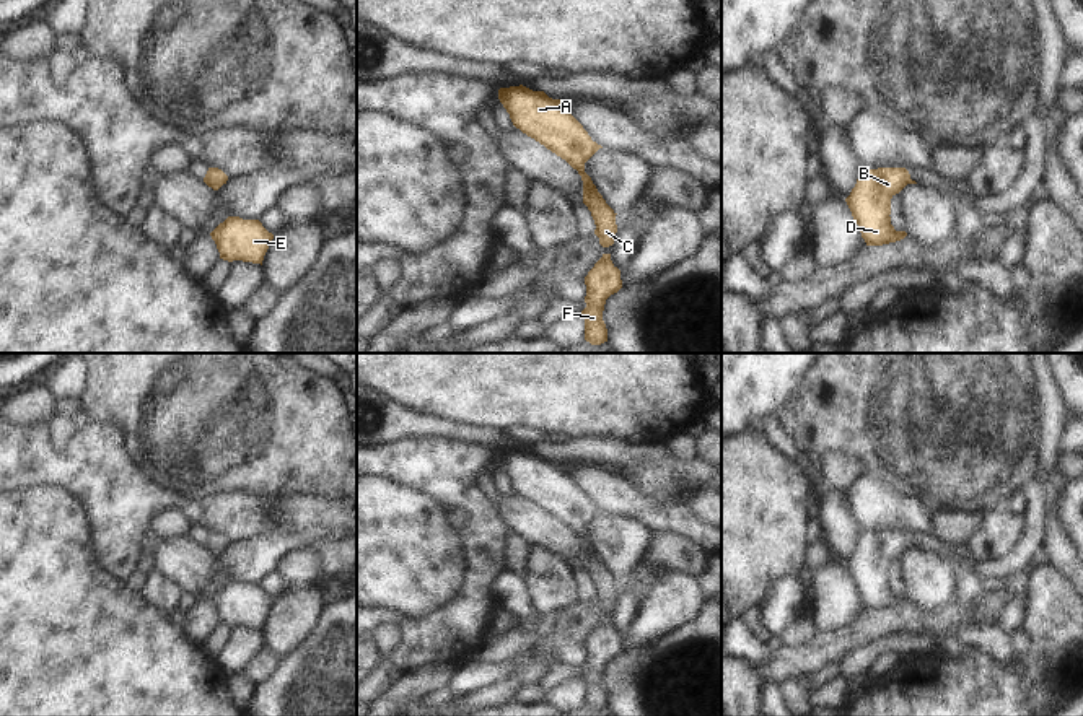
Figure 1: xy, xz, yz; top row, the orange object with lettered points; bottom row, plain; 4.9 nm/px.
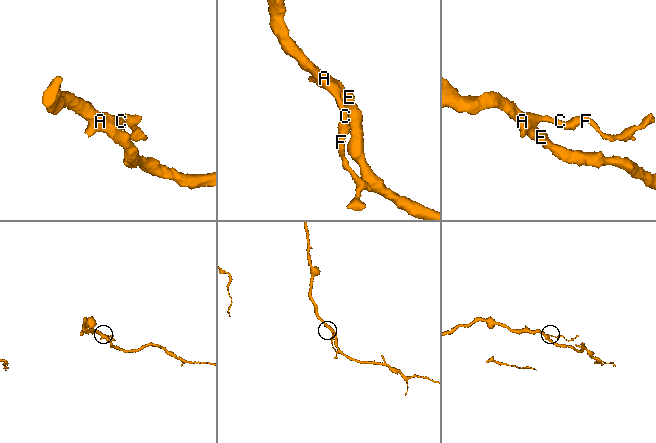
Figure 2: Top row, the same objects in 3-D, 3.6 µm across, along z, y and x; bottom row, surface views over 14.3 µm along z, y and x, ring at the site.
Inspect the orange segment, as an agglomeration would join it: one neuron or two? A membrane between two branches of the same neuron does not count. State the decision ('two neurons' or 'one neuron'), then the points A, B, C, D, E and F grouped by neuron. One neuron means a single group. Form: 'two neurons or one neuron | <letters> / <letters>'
one neuron | A B C D E F

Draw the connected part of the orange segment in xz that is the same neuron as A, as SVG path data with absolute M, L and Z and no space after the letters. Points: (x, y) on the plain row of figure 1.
M523 449L500 452L498 464L516 493L578 535L583 545L583 568L596 589L594 599L603 612L612 610L617 597L617 578L606 568L585 537L585 527L603 511L591 504L563 465L552 464L544 456L533 456Z

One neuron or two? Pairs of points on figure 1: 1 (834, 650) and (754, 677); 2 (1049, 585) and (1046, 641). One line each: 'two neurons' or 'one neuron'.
1: one neuron
2: one neuron

